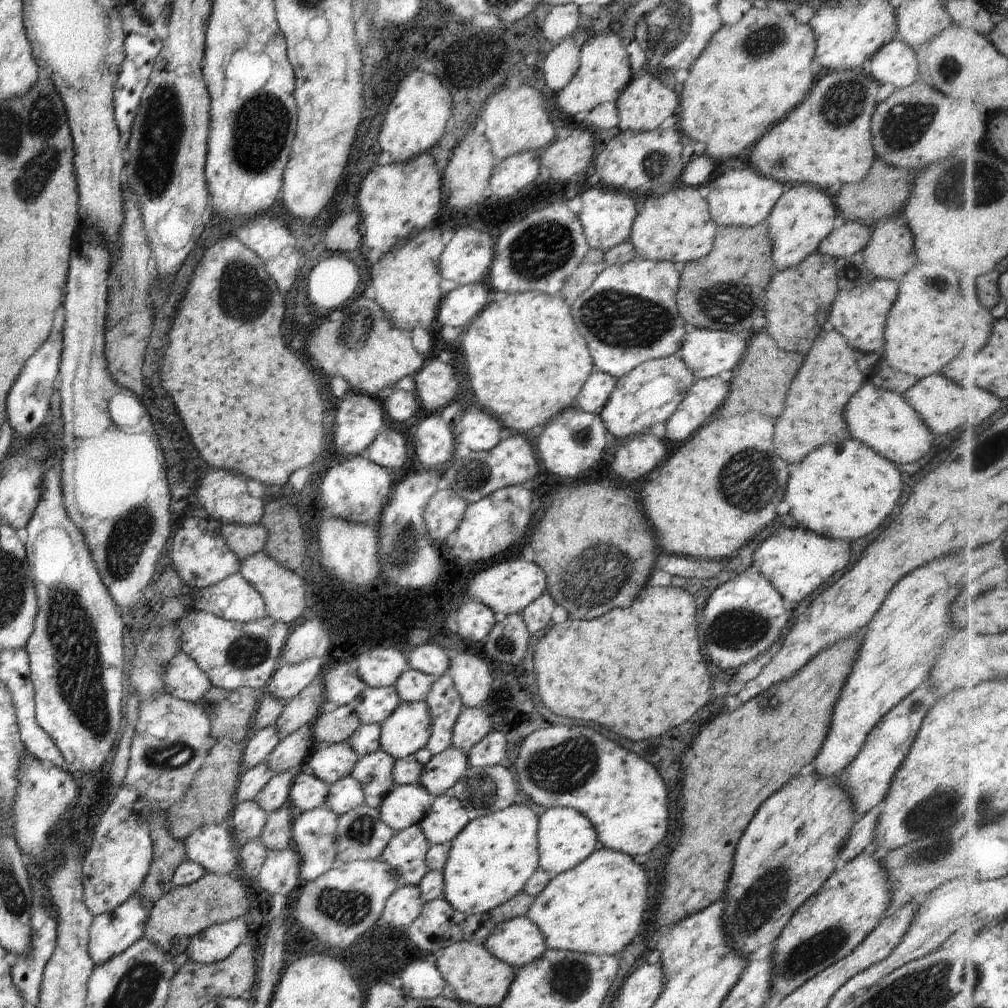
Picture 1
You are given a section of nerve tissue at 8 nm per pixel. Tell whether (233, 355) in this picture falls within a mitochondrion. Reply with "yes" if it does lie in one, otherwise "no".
no

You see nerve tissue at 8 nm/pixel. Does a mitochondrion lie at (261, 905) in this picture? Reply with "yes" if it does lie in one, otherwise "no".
no

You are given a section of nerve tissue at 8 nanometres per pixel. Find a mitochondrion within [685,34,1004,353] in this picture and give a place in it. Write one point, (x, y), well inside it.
(903, 124)

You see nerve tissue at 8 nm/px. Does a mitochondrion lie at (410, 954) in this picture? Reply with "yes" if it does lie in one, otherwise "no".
no

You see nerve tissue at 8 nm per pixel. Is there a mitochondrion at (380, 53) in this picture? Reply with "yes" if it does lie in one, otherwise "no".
no

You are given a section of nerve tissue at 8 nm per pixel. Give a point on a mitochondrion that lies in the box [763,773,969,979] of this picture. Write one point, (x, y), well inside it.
(942, 805)

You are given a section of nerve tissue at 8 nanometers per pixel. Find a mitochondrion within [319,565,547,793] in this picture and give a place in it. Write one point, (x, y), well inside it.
(504, 645)

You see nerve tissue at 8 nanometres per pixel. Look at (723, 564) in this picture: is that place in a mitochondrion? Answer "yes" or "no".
no

